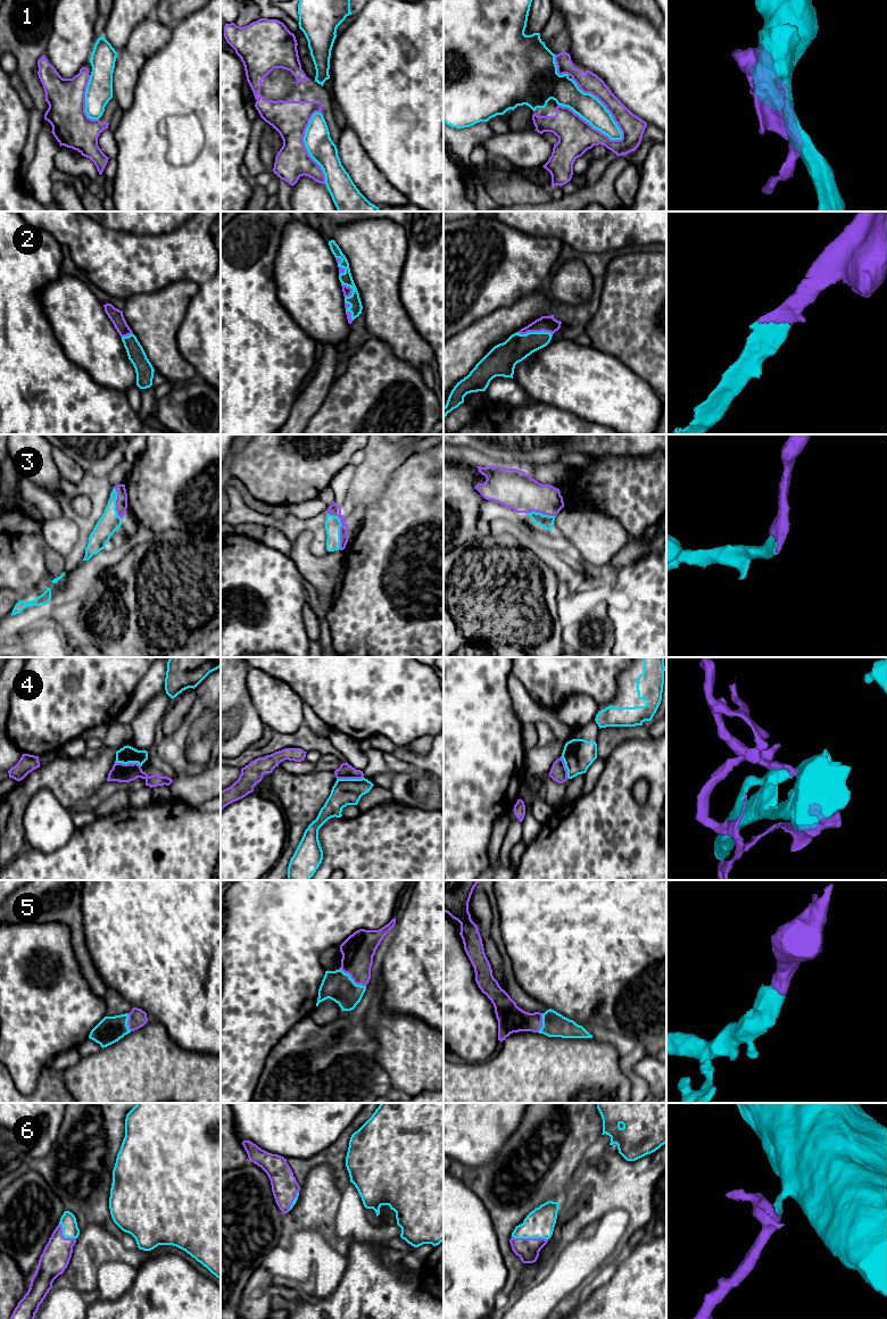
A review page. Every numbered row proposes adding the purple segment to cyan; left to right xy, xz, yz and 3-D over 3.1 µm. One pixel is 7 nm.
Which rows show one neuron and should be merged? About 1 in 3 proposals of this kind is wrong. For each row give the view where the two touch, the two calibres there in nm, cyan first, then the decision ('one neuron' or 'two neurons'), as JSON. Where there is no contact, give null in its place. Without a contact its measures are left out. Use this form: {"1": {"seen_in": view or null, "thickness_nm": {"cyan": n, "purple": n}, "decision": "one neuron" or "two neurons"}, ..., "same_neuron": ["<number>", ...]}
{"1": {"seen_in": "yz", "thickness_nm": {"cyan": 180, "purple": 180}, "decision": "two neurons"}, "2": {"seen_in": "yz", "thickness_nm": {"cyan": 190, "purple": 110}, "decision": "one neuron"}, "3": {"seen_in": "xz", "thickness_nm": {"cyan": 110, "purple": 80}, "decision": "one neuron"}, "4": {"seen_in": "xz", "thickness_nm": {"cyan": 190, "purple": 110}, "decision": "two neurons"}, "5": {"seen_in": "xz", "thickness_nm": {"cyan": 220, "purple": 220}, "decision": "one neuron"}, "6": {"seen_in": "yz", "thickness_nm": {"cyan": 200, "purple": 160}, "decision": "one neuron"}, "same_neuron": ["2", "3", "5", "6"]}

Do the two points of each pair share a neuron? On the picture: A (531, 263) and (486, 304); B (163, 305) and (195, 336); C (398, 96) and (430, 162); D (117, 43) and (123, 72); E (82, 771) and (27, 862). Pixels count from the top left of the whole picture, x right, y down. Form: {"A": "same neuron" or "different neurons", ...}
{"A": "same neuron", "B": "different neurons", "C": "same neuron", "D": "different neurons", "E": "different neurons"}

